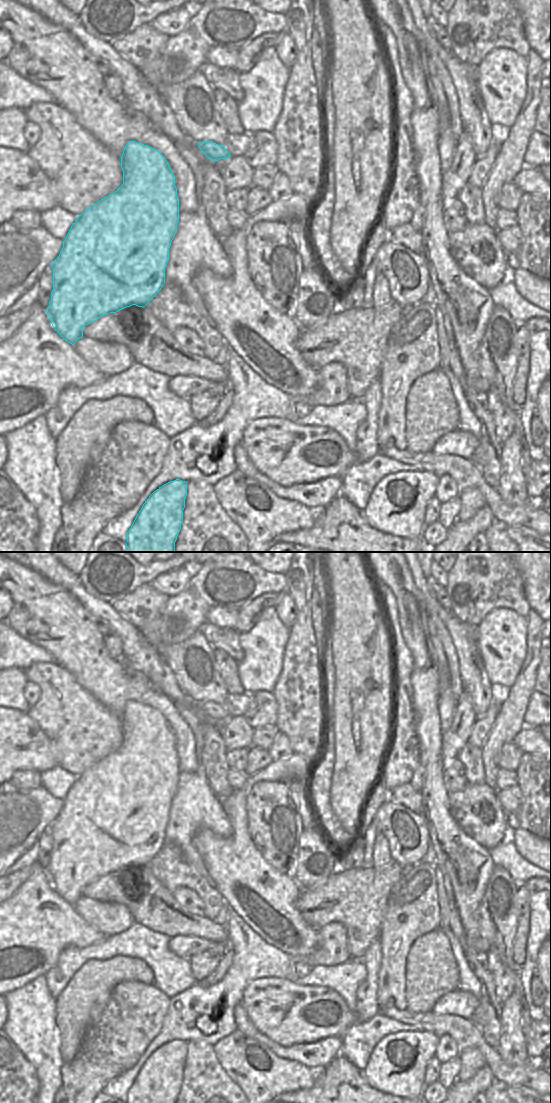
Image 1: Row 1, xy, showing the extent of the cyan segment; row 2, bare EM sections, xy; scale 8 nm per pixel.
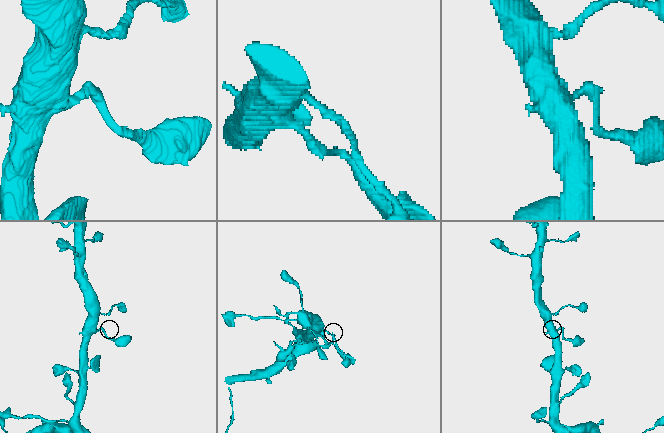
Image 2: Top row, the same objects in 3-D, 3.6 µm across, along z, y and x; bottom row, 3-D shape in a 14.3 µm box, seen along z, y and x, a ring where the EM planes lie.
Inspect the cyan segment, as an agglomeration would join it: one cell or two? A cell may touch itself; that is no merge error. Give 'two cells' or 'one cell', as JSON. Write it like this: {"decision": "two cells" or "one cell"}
{"decision": "one cell"}

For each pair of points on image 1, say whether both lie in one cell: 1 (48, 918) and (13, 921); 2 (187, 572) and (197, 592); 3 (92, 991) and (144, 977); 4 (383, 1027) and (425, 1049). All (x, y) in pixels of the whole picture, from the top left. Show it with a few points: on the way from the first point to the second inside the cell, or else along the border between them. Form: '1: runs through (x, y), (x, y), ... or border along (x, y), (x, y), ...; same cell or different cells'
1: runs through (39, 921), (22, 921); same cell
2: border along (197, 567), (187, 584), (174, 596); different cells
3: runs through (105, 978), (109, 974), (131, 974); same cell
4: border along (416, 1030), (400, 1030), (386, 1034), (374, 1046); different cells

